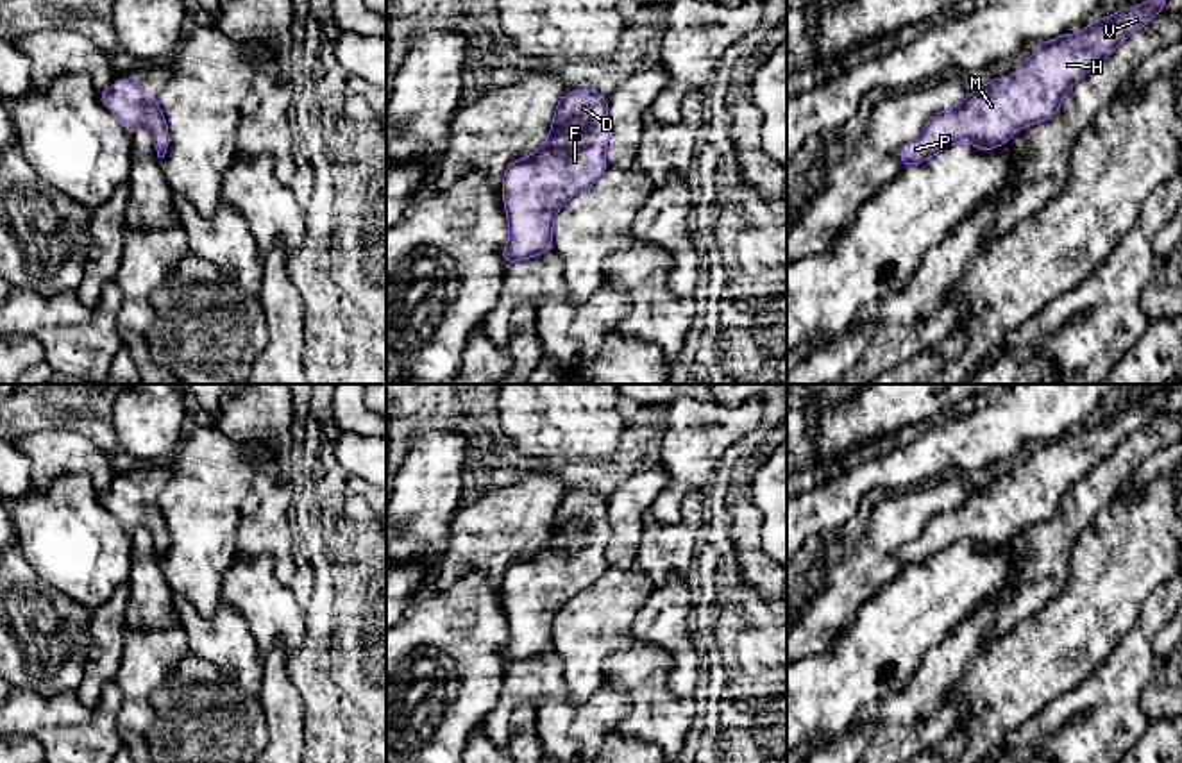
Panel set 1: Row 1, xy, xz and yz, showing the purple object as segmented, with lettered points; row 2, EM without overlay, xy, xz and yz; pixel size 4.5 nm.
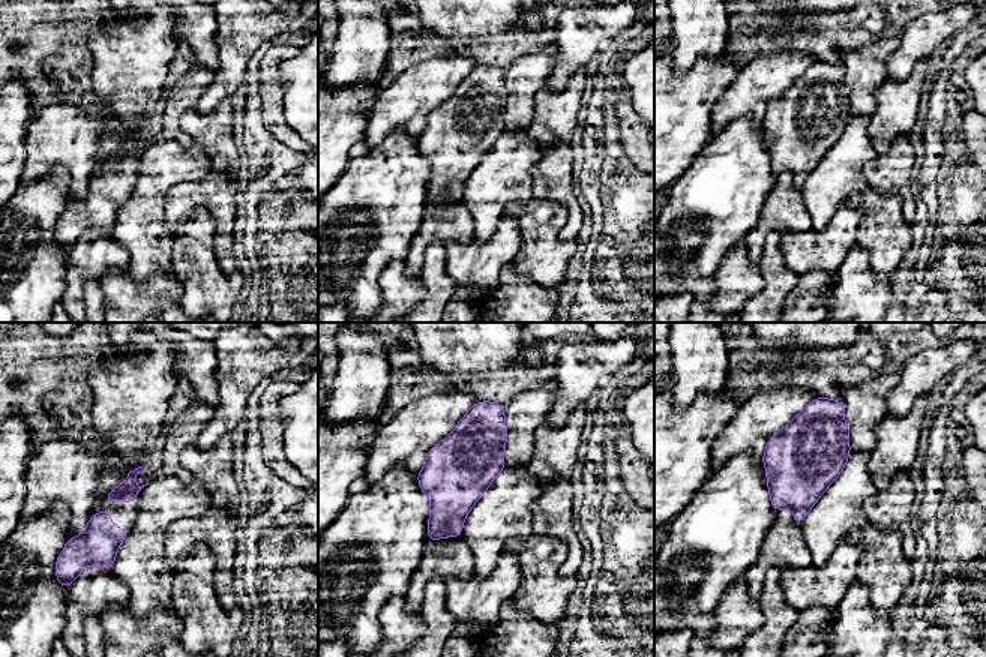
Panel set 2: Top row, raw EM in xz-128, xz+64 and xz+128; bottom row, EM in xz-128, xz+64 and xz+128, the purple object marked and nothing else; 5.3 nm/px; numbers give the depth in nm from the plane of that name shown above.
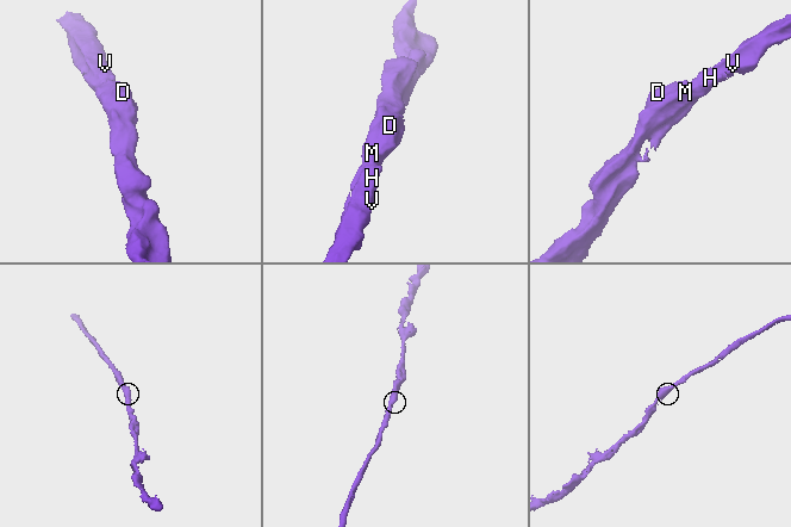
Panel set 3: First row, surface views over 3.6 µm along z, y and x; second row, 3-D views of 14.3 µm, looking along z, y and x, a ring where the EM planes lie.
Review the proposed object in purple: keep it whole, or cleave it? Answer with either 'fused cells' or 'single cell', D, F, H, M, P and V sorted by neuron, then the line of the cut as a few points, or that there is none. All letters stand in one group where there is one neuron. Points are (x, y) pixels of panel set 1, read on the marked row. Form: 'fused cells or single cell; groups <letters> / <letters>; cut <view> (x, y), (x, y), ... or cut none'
single cell; groups D F H M P V; cut none

